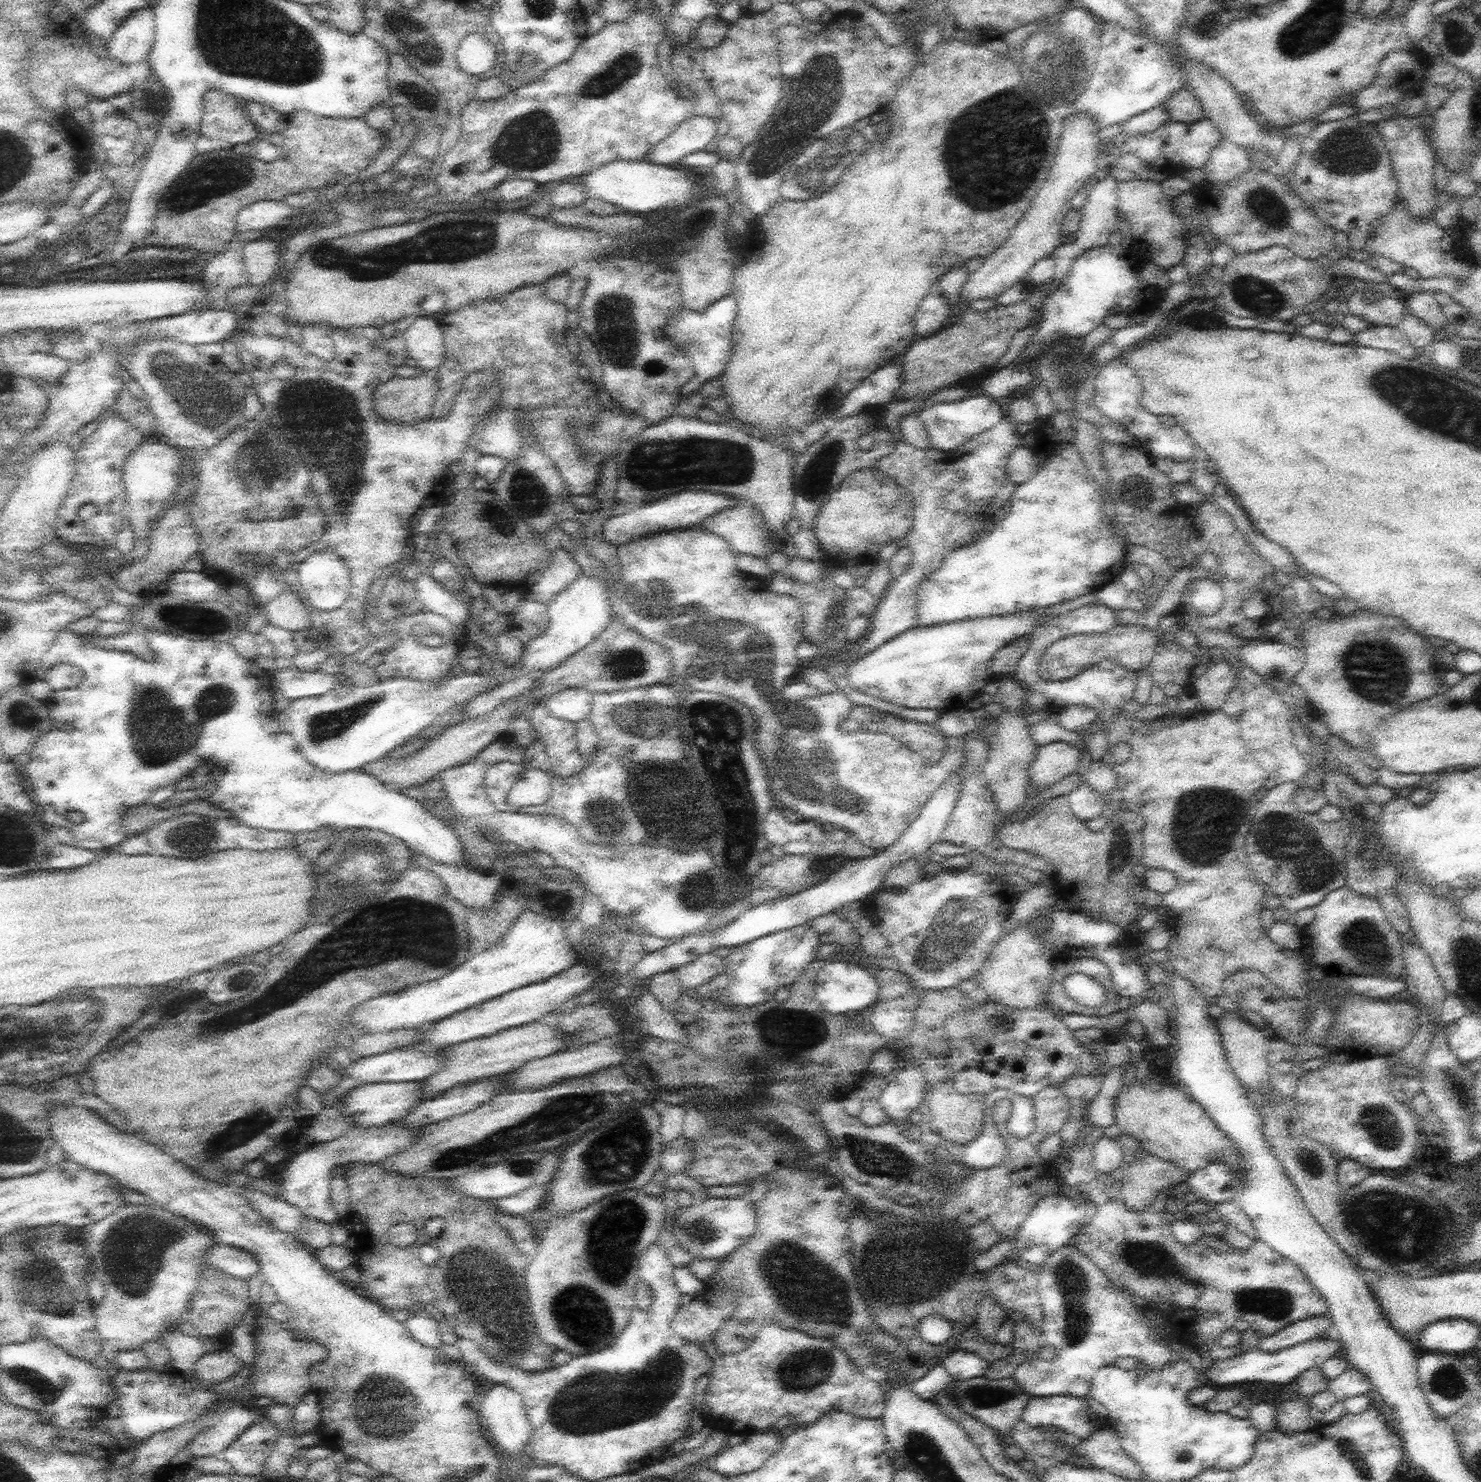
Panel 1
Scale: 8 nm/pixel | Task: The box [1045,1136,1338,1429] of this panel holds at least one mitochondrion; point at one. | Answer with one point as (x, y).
(1142, 1258)

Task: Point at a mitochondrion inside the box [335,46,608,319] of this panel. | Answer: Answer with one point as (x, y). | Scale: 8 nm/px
(531, 142)

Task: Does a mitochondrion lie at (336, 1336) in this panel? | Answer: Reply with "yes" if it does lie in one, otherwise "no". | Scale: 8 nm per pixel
no

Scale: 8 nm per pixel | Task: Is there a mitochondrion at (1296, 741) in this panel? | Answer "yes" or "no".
no

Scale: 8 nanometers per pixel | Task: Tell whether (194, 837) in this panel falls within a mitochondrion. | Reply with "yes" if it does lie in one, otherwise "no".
yes

